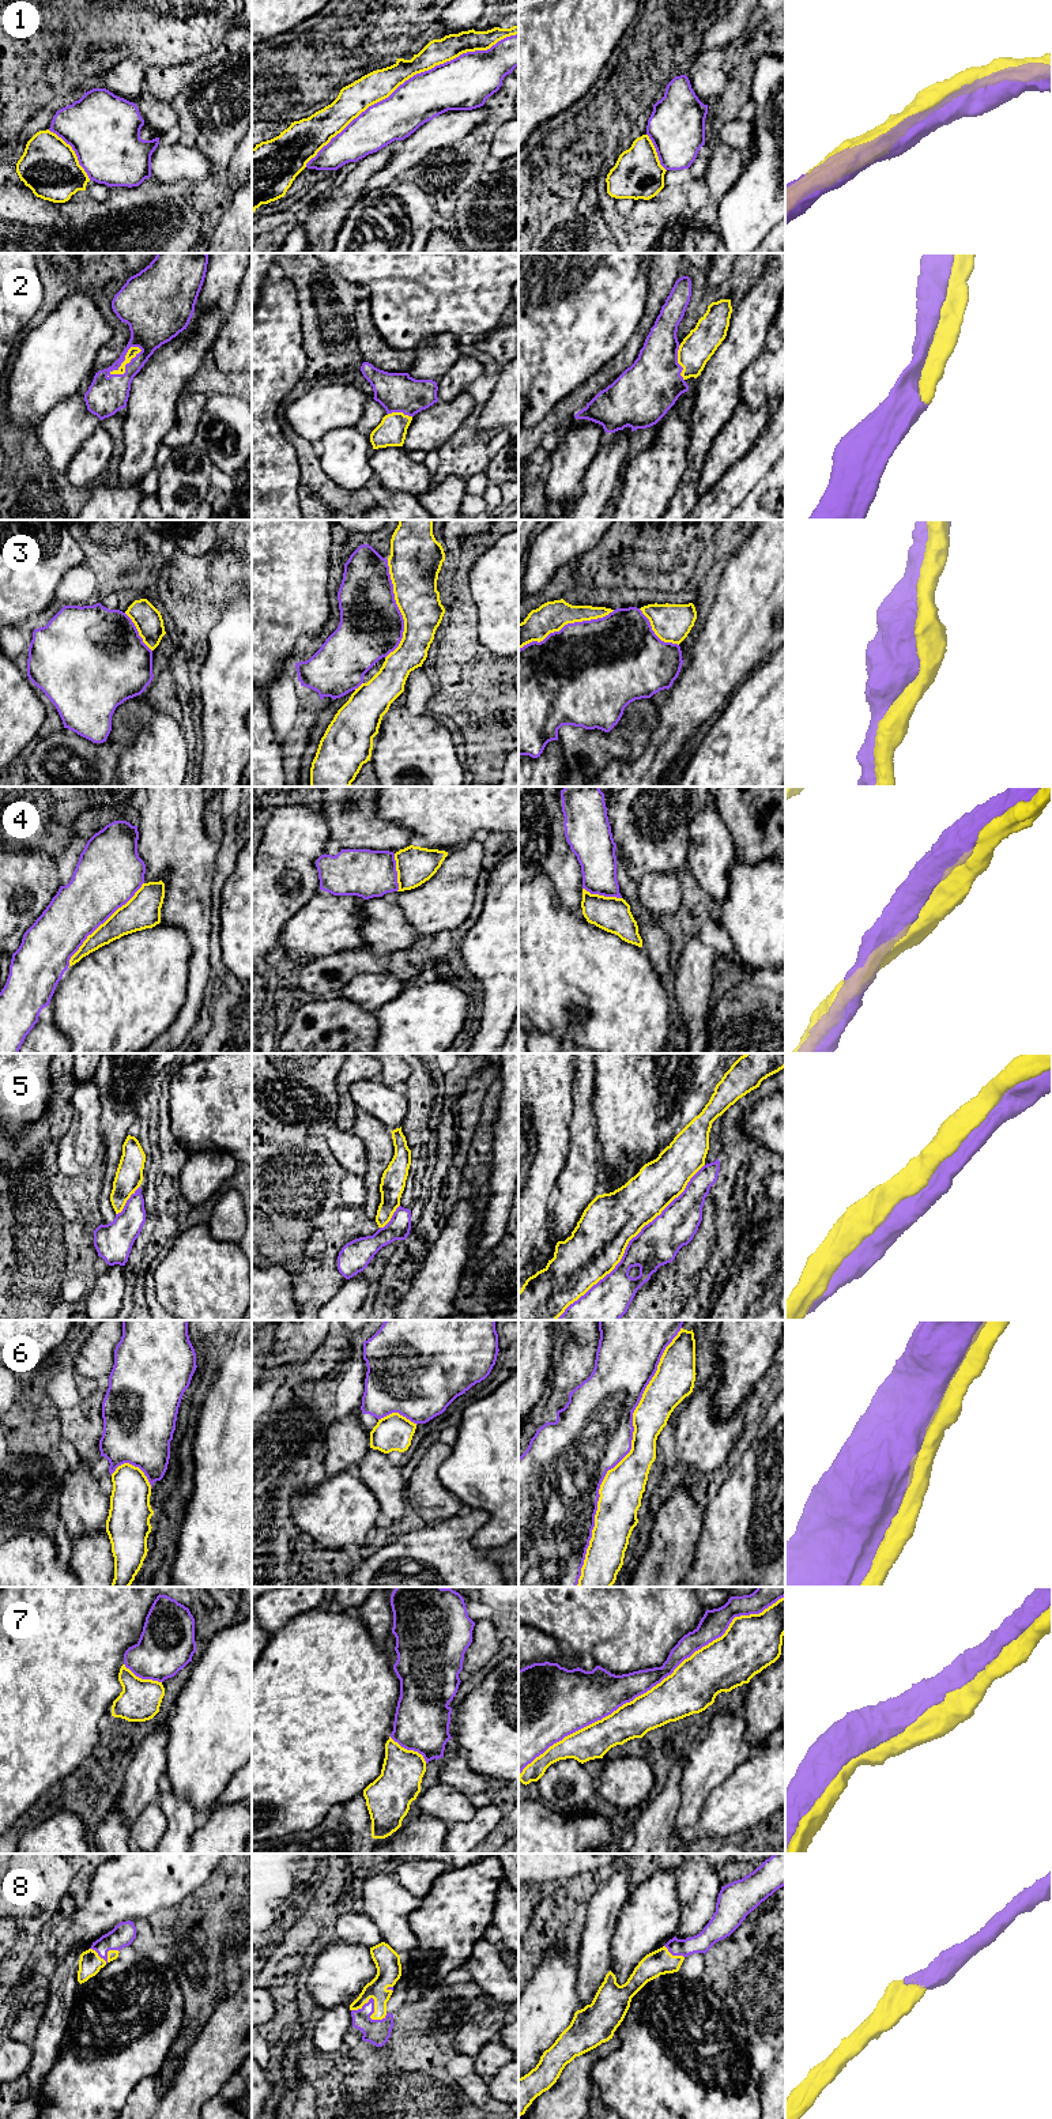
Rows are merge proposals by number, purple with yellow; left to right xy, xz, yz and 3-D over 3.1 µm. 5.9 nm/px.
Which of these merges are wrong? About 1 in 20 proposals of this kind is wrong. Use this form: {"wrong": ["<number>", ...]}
{"wrong": []}

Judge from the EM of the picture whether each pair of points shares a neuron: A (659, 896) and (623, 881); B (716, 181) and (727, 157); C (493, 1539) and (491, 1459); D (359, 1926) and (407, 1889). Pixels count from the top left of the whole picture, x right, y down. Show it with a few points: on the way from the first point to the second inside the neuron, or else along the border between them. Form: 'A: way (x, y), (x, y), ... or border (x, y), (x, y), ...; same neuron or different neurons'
A: border (625, 856), (637, 898), (652, 915); different neurons
B: way (719, 176), (726, 162); same neuron
C: way (497, 1519), (497, 1480); same neuron
D: border (359, 1908), (376, 1926), (383, 1941); different neurons

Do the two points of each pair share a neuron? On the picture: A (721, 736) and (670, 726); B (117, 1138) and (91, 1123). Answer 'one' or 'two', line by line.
A: two
B: two

